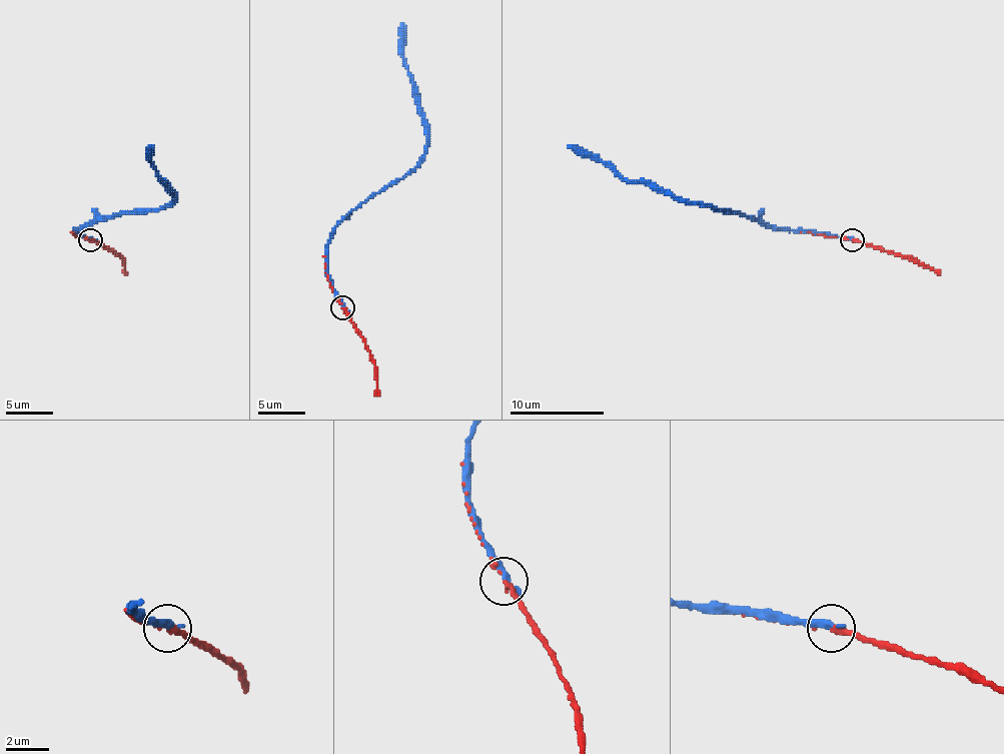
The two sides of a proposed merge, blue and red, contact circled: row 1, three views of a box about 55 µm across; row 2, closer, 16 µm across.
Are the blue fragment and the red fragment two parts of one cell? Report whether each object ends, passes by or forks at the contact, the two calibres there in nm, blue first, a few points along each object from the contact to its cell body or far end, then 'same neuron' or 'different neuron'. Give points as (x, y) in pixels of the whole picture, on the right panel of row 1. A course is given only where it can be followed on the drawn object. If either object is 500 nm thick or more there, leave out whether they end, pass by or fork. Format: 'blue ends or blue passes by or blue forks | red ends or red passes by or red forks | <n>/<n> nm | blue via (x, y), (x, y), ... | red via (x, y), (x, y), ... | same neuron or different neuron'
blue ends | red passes by | 400/240 nm | blue via (850, 239), (777, 230), (742, 213), (674, 199), (643, 182), (622, 180), (603, 164), (577, 154), (568, 145) | red via (853, 239), (923, 262), (940, 274) | same neuron

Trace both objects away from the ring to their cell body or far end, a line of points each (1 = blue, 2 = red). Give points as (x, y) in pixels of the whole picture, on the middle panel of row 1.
1: (341, 305), (327, 272), (330, 232), (370, 197), (410, 171), (426, 143), (412, 77), (403, 58), (400, 23)
2: (341, 308), (370, 353), (379, 396)

